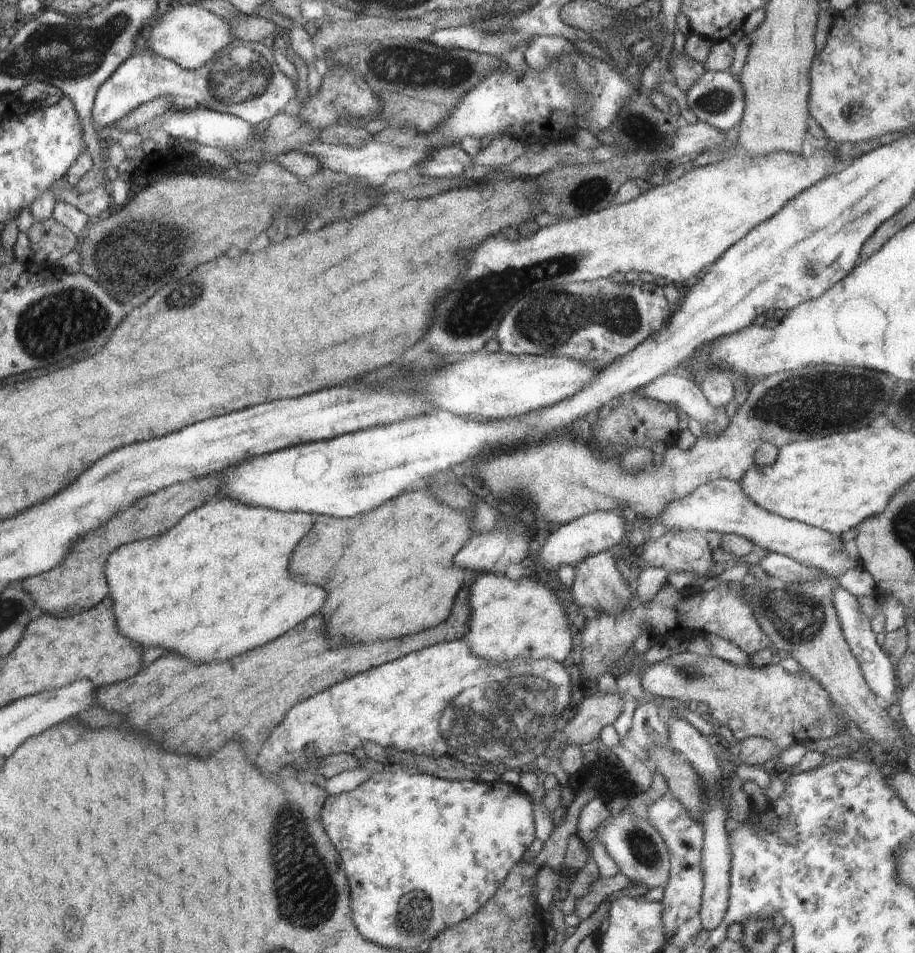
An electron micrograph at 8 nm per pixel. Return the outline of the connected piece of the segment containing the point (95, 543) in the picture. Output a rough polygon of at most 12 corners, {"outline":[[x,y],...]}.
{"outline":[[219,476],[169,486],[118,511],[54,568],[21,580],[55,617],[108,597],[122,545],[174,528],[218,496]]}

